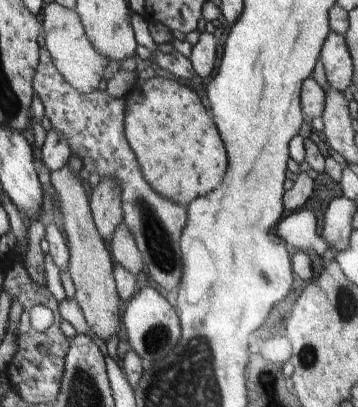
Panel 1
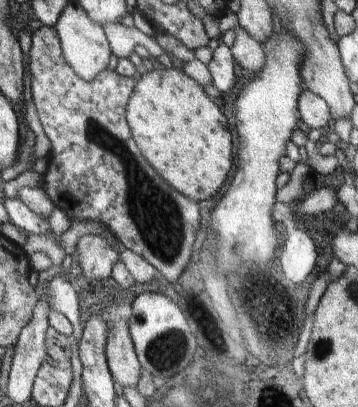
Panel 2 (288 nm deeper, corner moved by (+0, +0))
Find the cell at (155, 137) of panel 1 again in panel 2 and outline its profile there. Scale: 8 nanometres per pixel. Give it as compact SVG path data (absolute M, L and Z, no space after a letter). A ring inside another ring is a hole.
M157 68L143 74L135 82L129 102L125 106L125 120L141 156L171 188L175 188L177 192L181 192L193 202L207 200L221 188L225 176L231 170L231 158L229 158L231 134L227 128L225 116L209 100L205 90L197 82L193 82L189 76L185 76L183 72L175 68Z

